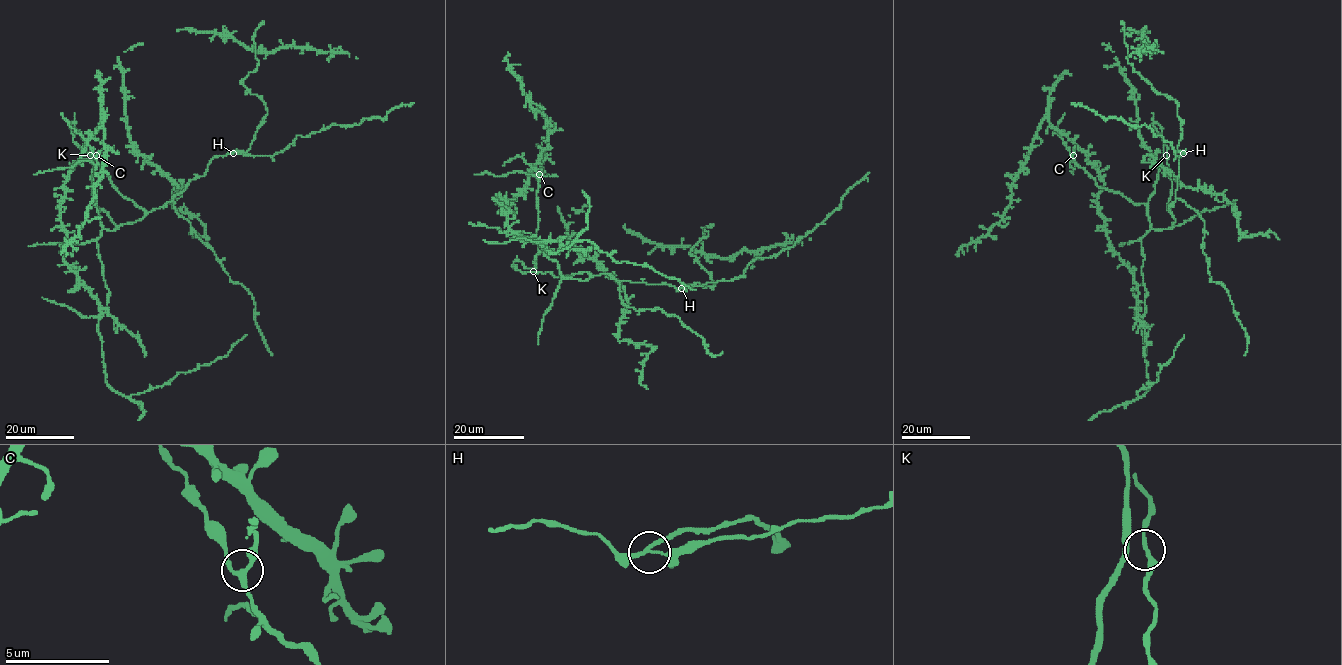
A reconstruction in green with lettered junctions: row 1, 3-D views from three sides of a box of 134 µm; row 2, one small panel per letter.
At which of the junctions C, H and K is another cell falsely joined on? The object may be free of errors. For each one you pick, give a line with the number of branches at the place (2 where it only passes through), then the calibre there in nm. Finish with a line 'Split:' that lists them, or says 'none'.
H: 3 | 170 nm
Split: H

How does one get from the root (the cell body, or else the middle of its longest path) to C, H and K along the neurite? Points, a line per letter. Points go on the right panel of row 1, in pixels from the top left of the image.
C: (1144, 260), (1141, 238), (1150, 228), (1148, 207), (1101, 188), (1073, 155)
H: (1144, 260), (1141, 239), (1152, 228), (1169, 229), (1175, 222), (1169, 206), (1175, 200), (1177, 157), (1183, 152)
K: (1144, 260), (1141, 239), (1152, 228), (1169, 229), (1175, 222), (1166, 208), (1172, 185), (1167, 172), (1166, 155)

